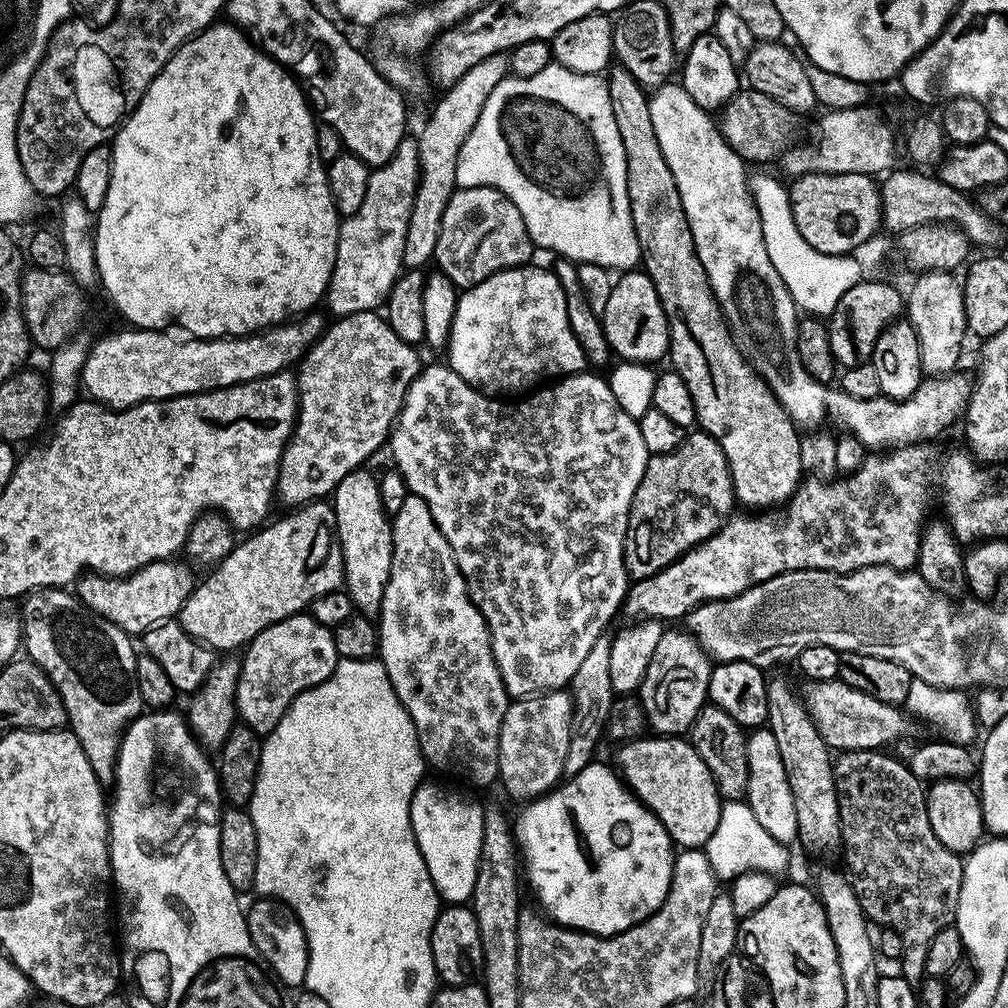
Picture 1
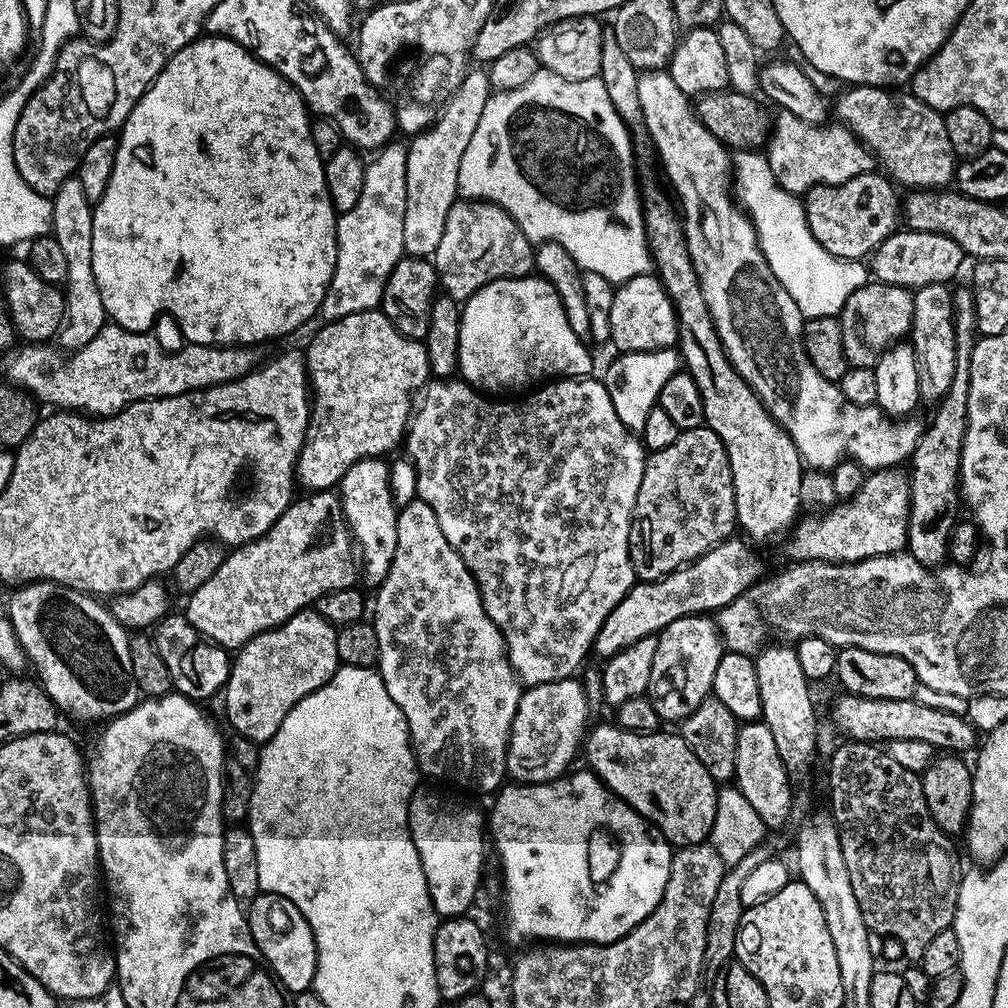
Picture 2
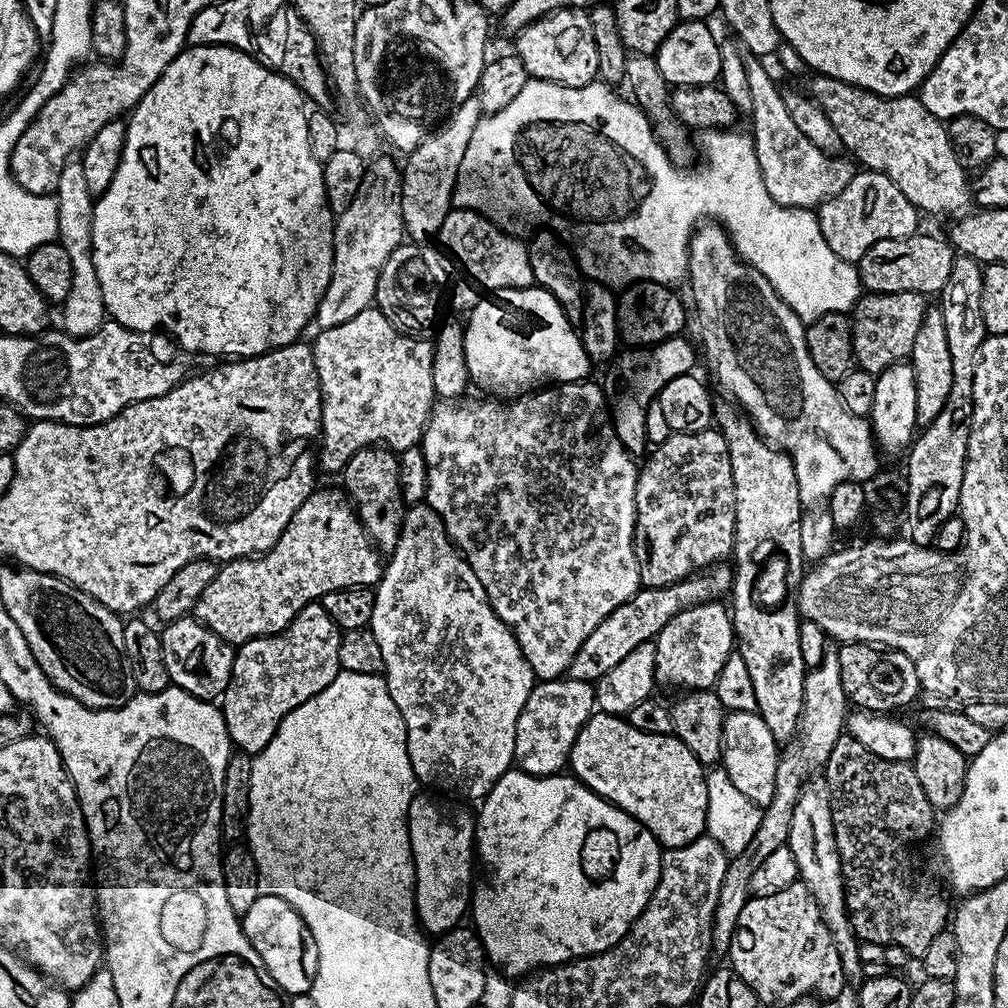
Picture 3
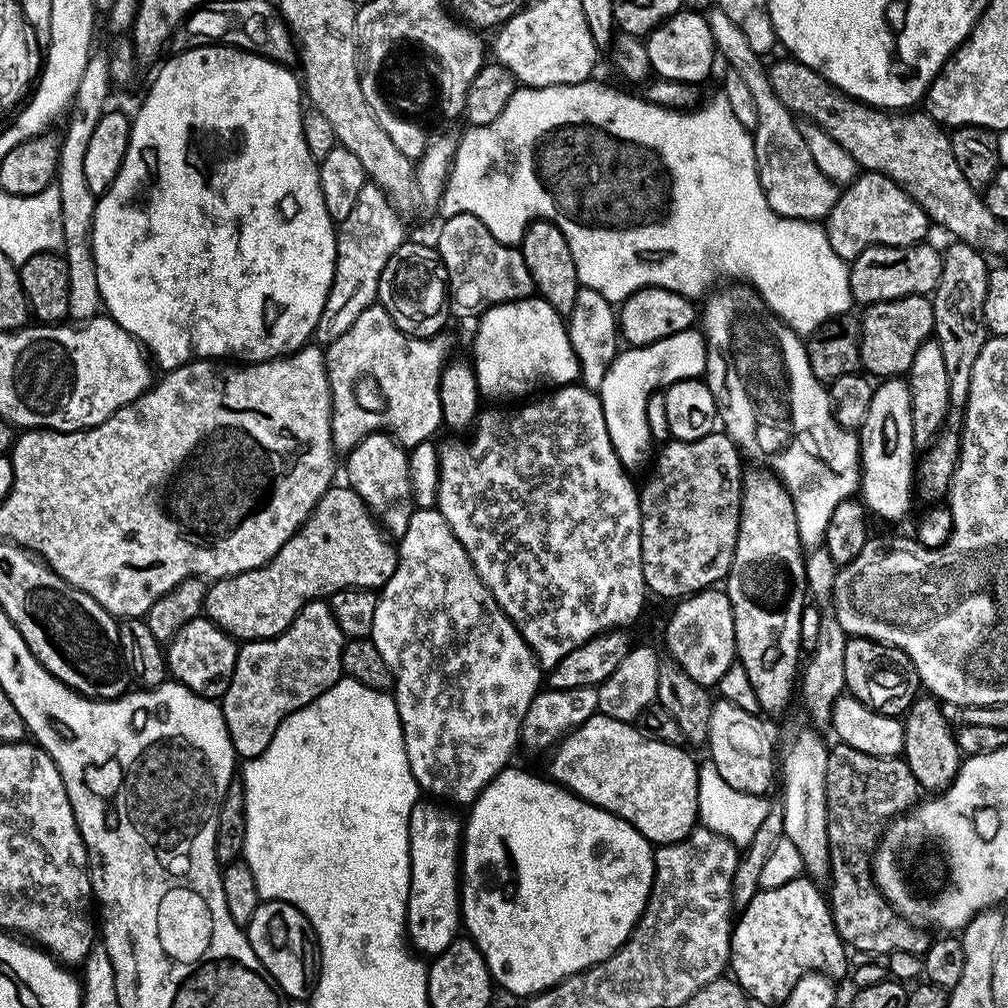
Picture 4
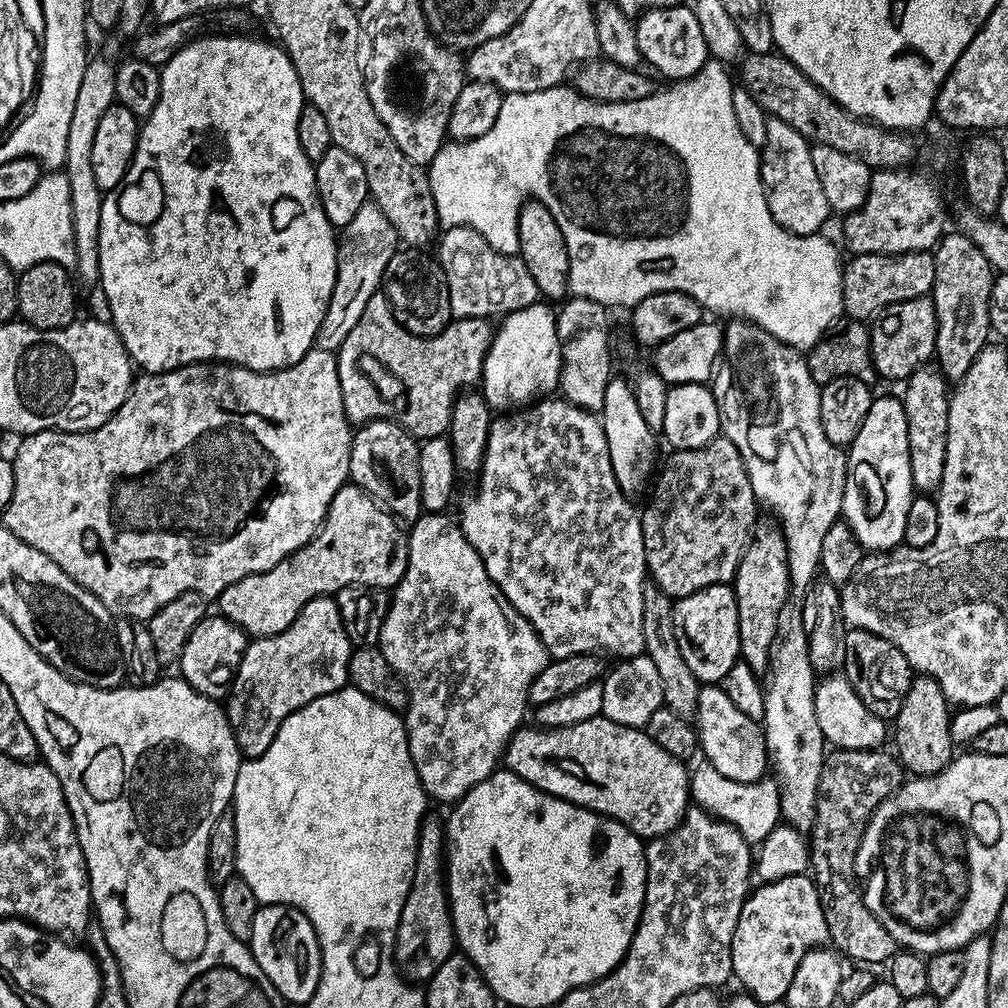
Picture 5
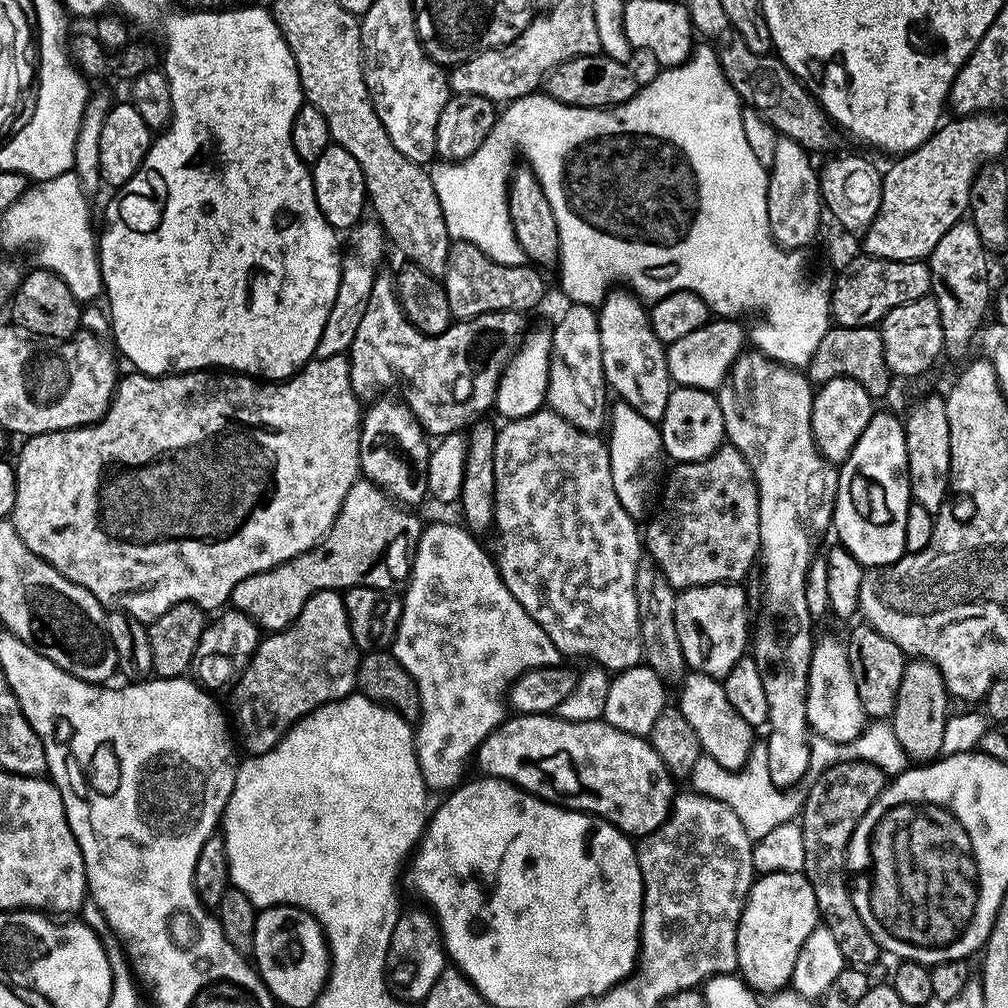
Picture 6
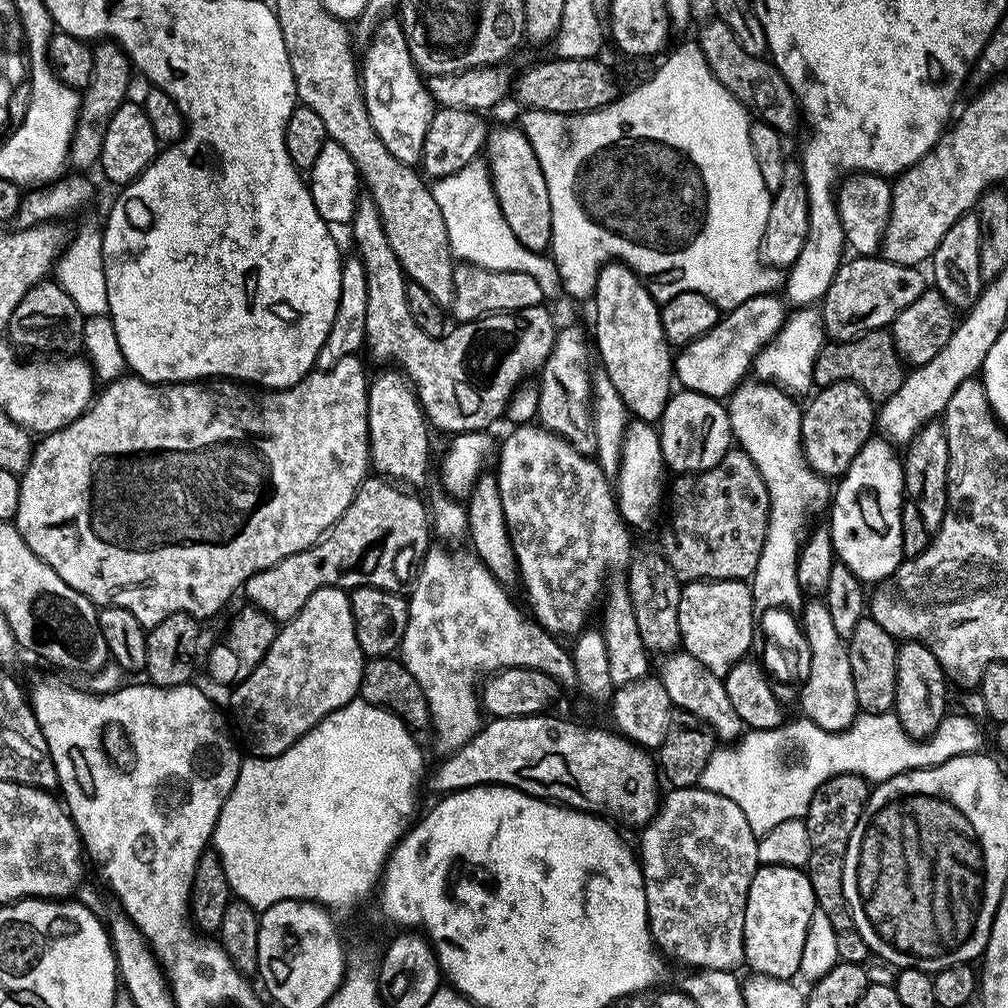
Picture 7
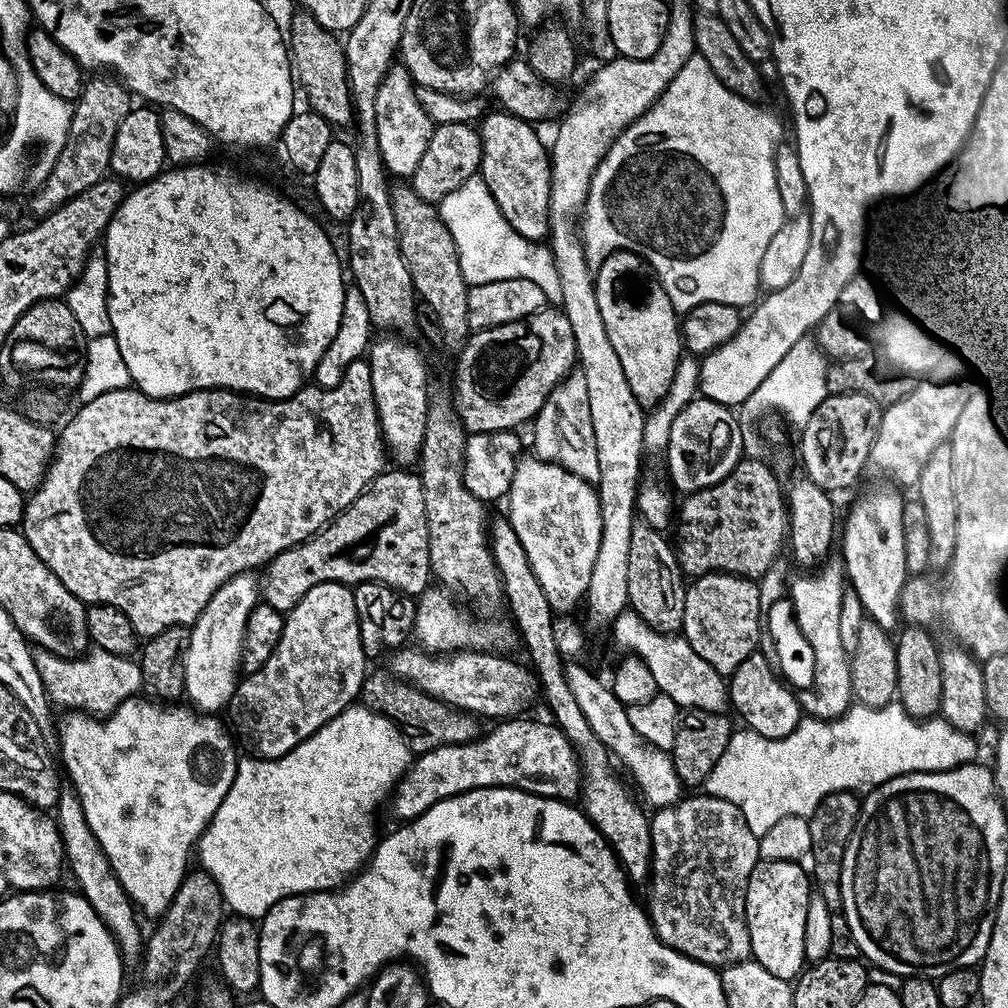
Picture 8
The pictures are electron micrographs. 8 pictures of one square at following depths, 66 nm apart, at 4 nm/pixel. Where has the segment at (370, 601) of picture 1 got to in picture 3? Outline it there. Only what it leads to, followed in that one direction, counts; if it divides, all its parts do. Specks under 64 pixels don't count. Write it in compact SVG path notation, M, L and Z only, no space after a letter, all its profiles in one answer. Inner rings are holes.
M373 446L358 450L342 473L342 487L348 493L356 509L356 517L362 522L369 540L381 553L391 554L398 546L402 534L406 505L400 485L400 458L391 448Z

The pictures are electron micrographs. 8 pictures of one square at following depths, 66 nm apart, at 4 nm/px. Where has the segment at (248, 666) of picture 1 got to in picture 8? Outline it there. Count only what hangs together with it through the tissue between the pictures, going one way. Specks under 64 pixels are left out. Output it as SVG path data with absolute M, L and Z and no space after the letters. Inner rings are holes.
M322 582L314 586L314 590L306 590L302 602L298 602L298 606L294 606L284 616L282 638L278 638L274 654L270 654L270 658L266 658L258 670L247 673L237 683L226 716L229 716L227 719L234 729L235 739L243 747L245 744L252 751L249 753L253 757L276 760L313 736L318 729L326 726L326 722L342 714L342 710L353 707L359 697L360 687L364 685L366 657L362 650L358 614L352 593L353 589L349 585L338 582Z

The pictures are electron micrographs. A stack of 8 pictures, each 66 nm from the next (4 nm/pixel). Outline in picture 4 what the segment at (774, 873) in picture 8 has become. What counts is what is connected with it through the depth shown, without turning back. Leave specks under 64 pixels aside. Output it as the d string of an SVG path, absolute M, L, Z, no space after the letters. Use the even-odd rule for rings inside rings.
M811 878L766 888L739 913L732 930L730 972L755 1003L783 1005L790 990L798 986L798 978L808 972L822 972L829 978L849 975L846 945L832 925L825 893L823 896L816 888L817 881Z

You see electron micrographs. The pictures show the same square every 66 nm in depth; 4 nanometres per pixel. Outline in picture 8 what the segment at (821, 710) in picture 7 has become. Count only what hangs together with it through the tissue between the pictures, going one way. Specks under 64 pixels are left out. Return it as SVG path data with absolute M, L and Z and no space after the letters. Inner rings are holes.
M832 558L819 570L800 575L804 576L798 577L793 584L791 581L790 599L797 624L814 648L814 678L811 688L801 691L798 699L801 709L809 717L838 720L854 704L848 665L850 653L842 646L842 638L838 635L838 610L846 590L846 573L841 561Z

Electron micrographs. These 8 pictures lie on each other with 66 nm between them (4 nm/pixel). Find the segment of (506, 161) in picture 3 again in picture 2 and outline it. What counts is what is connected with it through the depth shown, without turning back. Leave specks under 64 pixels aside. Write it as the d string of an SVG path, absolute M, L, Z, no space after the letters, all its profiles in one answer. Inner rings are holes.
M537 70L534 78L522 86L509 92L493 91L486 102L486 110L482 110L482 118L475 127L474 136L466 147L458 171L459 195L468 202L487 202L489 205L503 208L509 216L516 219L516 225L526 234L533 245L544 244L547 240L558 242L558 246L566 246L570 250L570 258L578 262L584 272L602 274L614 286L625 284L635 276L647 276L653 271L652 252L648 249L648 235L644 229L644 206L642 193L636 185L636 160L632 157L634 137L622 122L618 110L614 110L614 102L610 102L610 94L606 94L606 86L602 86L599 78L594 80L567 80L547 70ZM740 150L735 153L734 196L756 227L760 249L770 270L774 270L774 278L782 282L786 294L794 298L800 312L838 314L842 306L846 306L846 298L869 283L869 269L861 261L832 256L818 242L818 238L810 234L801 197L778 186L763 151Z

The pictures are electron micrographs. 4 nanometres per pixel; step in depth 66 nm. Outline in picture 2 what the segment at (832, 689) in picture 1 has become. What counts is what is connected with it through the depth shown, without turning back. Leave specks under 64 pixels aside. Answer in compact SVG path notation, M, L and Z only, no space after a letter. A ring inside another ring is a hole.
M840 694L832 704L831 723L841 737L852 742L876 742L876 739L889 742L898 739L918 739L928 742L935 750L948 754L965 754L977 747L978 733L969 722L967 715L959 712L938 710L926 706L919 699L875 700L851 694Z

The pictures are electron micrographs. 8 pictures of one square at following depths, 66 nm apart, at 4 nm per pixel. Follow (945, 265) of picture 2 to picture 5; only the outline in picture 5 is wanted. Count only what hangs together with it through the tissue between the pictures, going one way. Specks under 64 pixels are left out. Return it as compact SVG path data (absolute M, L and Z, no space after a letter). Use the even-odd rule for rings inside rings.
M931 251L903 252L897 256L871 252L861 256L853 255L851 259L842 268L842 298L844 312L854 320L871 321L886 306L927 296L934 286L934 255Z

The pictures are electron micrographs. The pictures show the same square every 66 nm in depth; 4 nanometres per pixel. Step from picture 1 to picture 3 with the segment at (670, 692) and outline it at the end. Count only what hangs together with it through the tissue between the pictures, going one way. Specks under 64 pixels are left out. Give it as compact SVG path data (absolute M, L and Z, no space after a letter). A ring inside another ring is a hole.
M713 602L699 604L690 610L682 610L662 626L662 630L654 641L656 645L656 682L657 685L673 684L676 690L708 690L713 687L722 670L726 666L726 658L734 651L734 633L732 631L732 618L723 603Z

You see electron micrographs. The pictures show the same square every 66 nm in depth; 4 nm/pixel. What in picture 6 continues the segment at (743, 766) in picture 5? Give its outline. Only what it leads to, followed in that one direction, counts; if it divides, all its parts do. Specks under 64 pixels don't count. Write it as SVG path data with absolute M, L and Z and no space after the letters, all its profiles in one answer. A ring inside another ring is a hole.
M689 671L679 688L680 713L686 718L686 722L690 722L690 726L694 726L694 734L698 734L703 755L714 758L714 762L718 762L723 768L743 768L757 743L756 736L752 733L755 731L753 725L748 724L746 718L742 718L738 710L734 710L734 706L730 706L730 698L726 698L723 683L715 676Z

